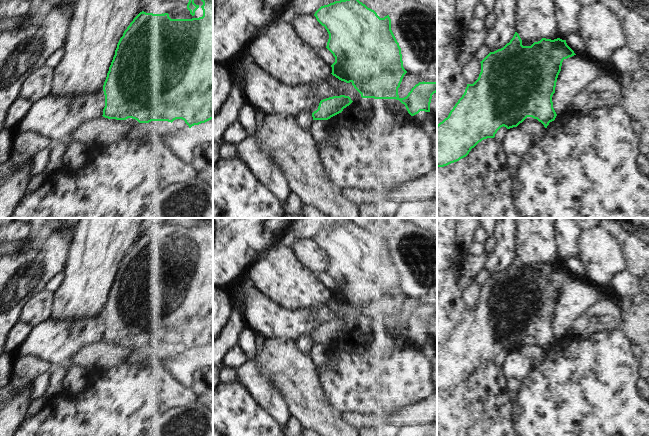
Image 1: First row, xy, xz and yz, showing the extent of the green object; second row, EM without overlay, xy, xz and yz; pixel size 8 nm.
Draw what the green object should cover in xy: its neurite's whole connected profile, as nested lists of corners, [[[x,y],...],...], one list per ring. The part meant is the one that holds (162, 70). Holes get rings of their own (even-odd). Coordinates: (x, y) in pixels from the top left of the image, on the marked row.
[[[213,0],[201,1],[203,2],[201,6],[203,16],[199,18],[171,19],[168,13],[153,14],[142,11],[133,19],[117,44],[115,55],[103,85],[105,95],[103,117],[116,120],[132,118],[139,123],[149,123],[151,121],[168,121],[172,123],[176,119],[182,119],[189,128],[213,119]]]

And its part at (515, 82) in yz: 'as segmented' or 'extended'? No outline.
as segmented

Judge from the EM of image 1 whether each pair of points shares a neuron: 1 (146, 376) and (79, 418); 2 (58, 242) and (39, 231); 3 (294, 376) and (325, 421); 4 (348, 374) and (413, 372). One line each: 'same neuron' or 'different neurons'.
1: same neuron
2: different neurons
3: same neuron
4: same neuron

